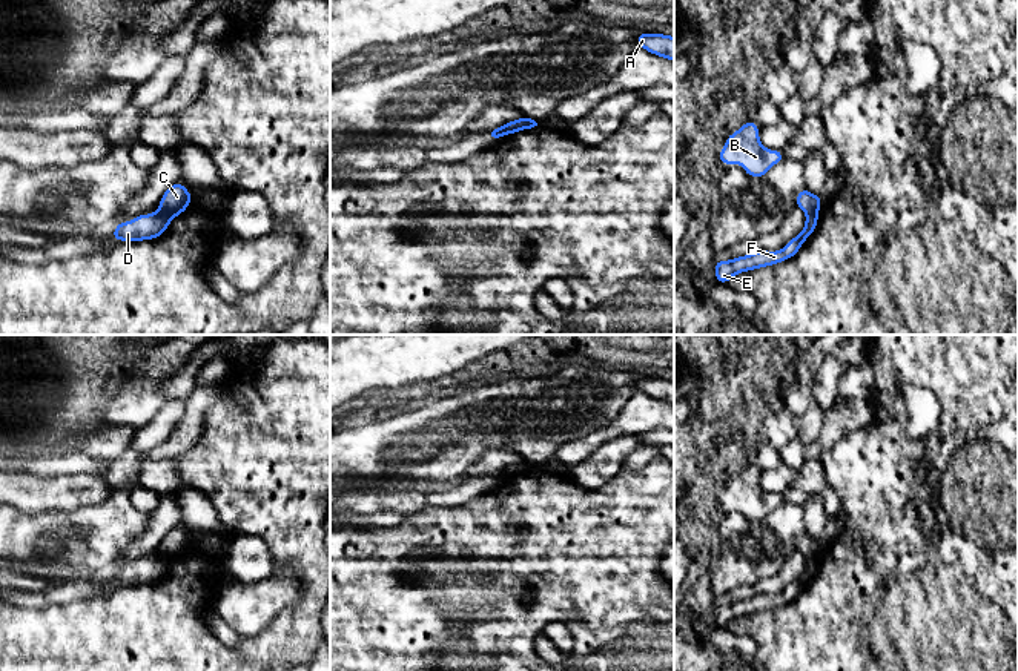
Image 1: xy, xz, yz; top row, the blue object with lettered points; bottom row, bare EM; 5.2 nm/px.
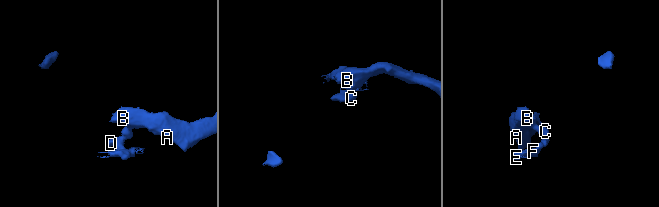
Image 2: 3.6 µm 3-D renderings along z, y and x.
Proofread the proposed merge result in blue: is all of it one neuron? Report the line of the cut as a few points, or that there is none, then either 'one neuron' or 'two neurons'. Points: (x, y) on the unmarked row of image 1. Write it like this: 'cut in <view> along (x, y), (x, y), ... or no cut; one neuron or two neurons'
cut in xy along (160, 555), (169, 564); two neurons

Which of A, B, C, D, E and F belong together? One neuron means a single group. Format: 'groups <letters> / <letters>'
groups A B C / D E F

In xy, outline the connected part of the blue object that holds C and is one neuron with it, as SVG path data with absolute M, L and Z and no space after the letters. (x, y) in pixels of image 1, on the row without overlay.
M177 525L163 537L160 544L160 556L169 564L174 564L189 551L192 544L190 536Z

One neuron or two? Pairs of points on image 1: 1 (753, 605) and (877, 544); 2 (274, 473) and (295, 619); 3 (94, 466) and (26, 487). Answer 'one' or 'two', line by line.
1: one
2: one
3: two

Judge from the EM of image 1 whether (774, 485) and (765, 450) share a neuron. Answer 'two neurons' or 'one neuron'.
one neuron

